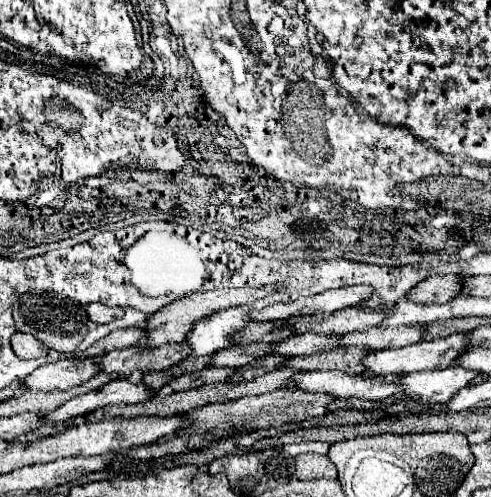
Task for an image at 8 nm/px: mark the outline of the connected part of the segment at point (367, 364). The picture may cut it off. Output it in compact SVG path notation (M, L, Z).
M449 335L443 339L433 339L433 341L419 341L415 345L399 347L399 349L383 349L369 353L363 359L363 373L361 377L381 377L381 375L407 375L407 373L417 373L417 371L433 371L433 369L447 369L453 365L459 353L467 351L467 339L465 335Z

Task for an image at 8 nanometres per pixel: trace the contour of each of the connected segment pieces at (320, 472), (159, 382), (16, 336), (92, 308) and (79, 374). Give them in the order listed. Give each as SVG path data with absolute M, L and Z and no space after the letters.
M305 453L295 457L295 477L301 481L337 479L337 469L329 461L329 457L317 453Z
M151 371L151 373L145 373L143 375L143 379L141 379L141 383L143 385L149 385L149 389L153 389L153 391L159 391L163 385L167 385L169 383L169 371L163 371L163 373L157 373L157 371Z
M13 333L13 337L11 337L11 347L13 347L15 355L21 357L21 359L43 357L43 355L47 355L47 351L49 351L41 341L37 341L35 337L25 335L25 333Z
M91 303L91 305L87 305L87 315L93 323L109 323L113 319L123 317L123 309L121 307L107 307L103 303Z
M67 357L37 367L29 377L23 379L23 387L29 391L43 391L43 393L67 391L85 383L97 373L99 373L97 359Z

